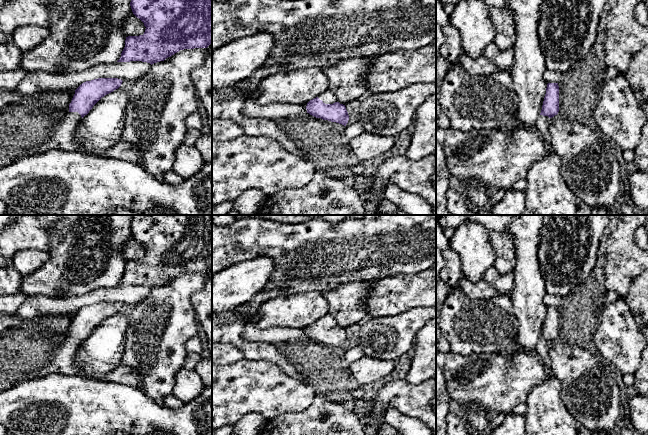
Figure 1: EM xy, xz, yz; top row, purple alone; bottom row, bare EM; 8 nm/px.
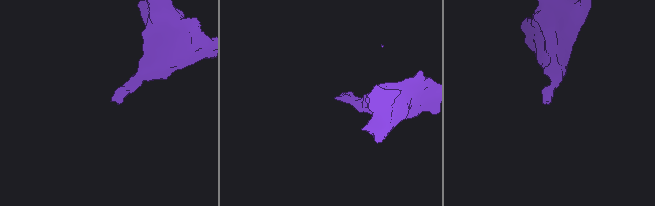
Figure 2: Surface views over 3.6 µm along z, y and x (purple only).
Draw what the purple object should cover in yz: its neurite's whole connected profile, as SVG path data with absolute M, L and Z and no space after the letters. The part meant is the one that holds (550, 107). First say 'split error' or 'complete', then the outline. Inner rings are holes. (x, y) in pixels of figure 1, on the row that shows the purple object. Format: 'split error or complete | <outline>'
split error | M548 83L541 113L535 124L534 131L547 146L547 151L552 152L550 146L550 119L559 112L559 86L558 83Z

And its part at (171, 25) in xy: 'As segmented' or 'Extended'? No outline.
As segmented

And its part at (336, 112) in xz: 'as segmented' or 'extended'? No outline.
extended

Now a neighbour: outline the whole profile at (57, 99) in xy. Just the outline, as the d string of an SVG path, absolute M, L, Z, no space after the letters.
M56 89L40 90L37 103L41 107L47 107L51 110L60 111L62 108L69 106L76 89Z

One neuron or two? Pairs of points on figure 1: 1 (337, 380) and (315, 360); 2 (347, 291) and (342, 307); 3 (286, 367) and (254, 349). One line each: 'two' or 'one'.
1: one
2: one
3: one

